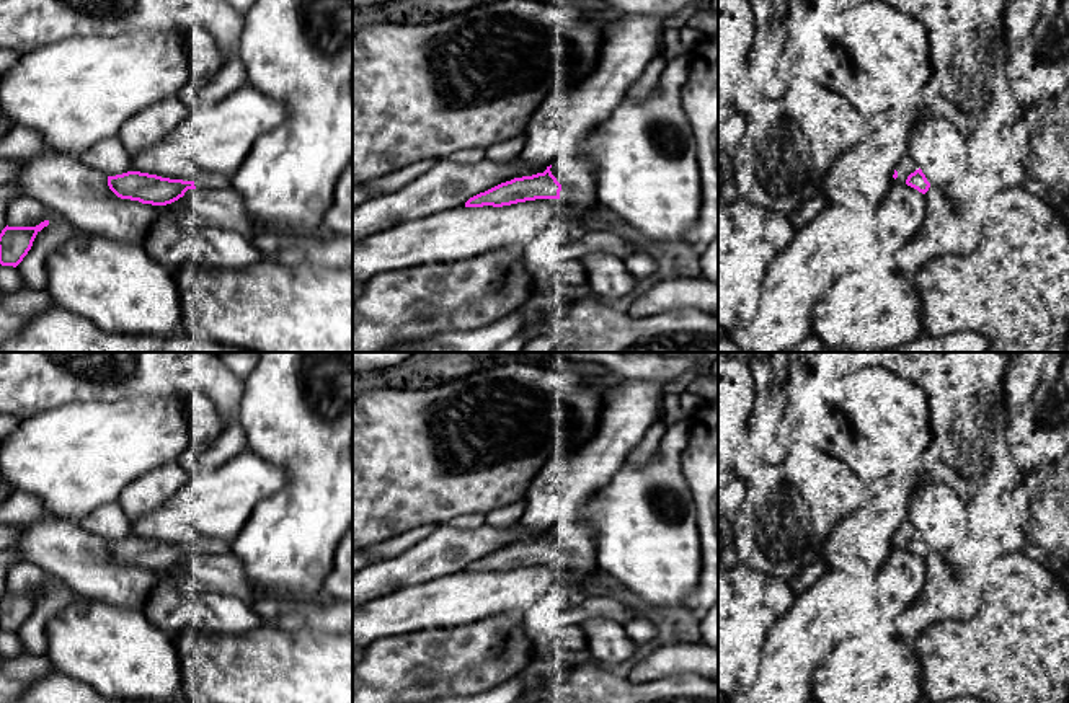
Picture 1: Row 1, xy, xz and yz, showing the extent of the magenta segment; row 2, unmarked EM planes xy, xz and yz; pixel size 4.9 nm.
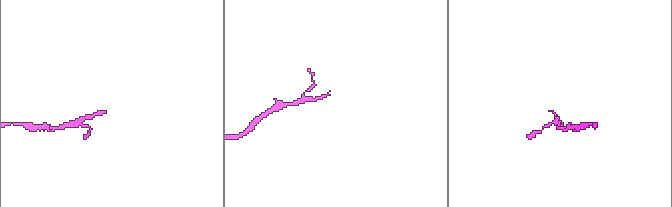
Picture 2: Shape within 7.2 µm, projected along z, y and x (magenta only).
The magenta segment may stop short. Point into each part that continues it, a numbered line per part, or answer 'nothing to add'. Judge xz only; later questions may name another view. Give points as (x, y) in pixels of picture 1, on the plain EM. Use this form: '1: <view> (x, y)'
1: xz (576, 540)

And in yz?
1: yz (908, 530)

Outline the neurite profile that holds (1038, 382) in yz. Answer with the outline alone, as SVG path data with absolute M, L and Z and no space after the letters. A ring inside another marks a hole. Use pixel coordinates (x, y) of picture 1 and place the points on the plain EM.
M1015 352L1007 375L1007 444L1023 475L1046 475L1069 455L1069 352Z

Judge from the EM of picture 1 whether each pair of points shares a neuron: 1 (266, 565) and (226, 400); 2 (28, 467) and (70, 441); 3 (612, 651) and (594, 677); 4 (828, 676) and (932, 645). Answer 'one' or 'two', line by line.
1: two
2: one
3: two
4: two

